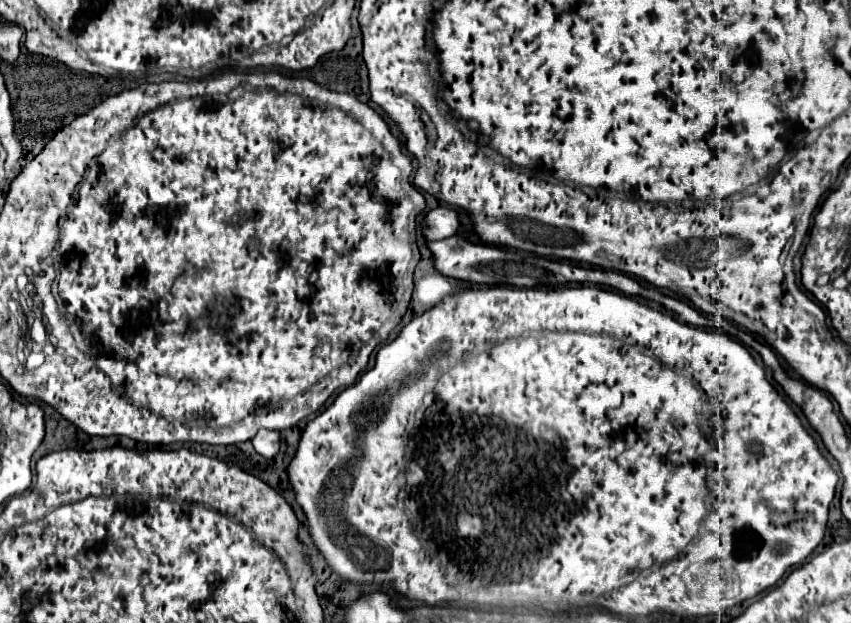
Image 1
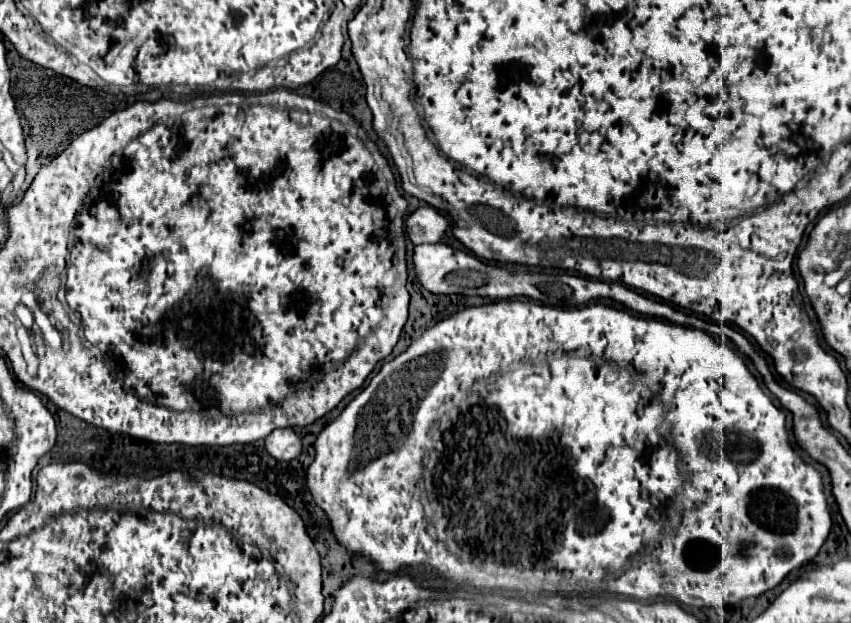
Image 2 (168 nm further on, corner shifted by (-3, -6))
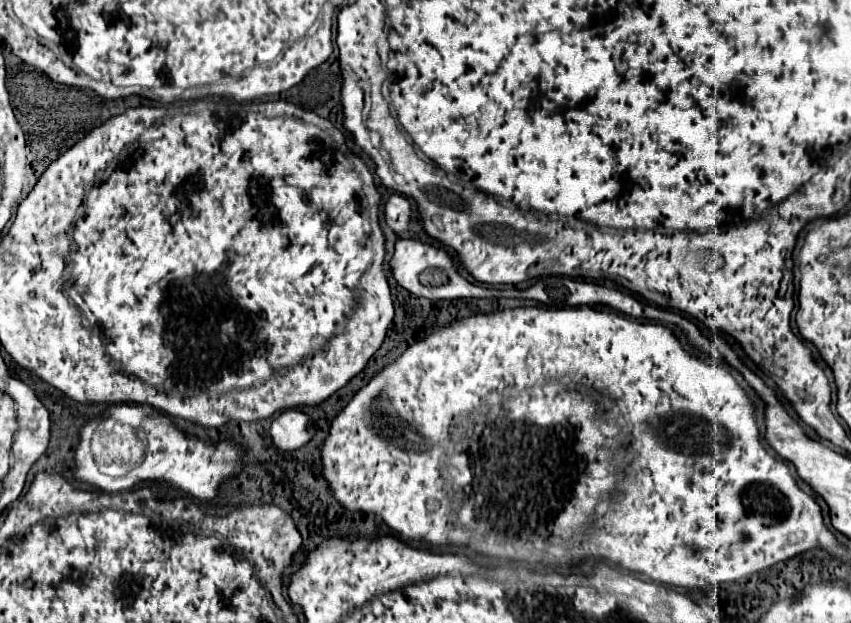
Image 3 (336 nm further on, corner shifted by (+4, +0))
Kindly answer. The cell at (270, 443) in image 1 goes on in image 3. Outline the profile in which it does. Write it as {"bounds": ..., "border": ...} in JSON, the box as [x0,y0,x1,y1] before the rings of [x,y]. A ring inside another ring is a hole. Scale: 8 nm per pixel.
{"bounds":[270,409,312,451],"border":[[[296,409],[280,413],[270,425],[270,437],[280,451],[294,451],[312,439],[308,417]]]}

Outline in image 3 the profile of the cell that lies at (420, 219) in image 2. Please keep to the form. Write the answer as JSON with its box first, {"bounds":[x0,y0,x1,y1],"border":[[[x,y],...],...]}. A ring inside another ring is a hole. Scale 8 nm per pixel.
{"bounds":[384,193,414,233],"border":[[[394,193],[394,195],[386,197],[386,201],[384,201],[384,215],[386,215],[386,223],[392,231],[404,233],[404,231],[408,231],[408,227],[412,223],[414,211],[406,197]]]}

